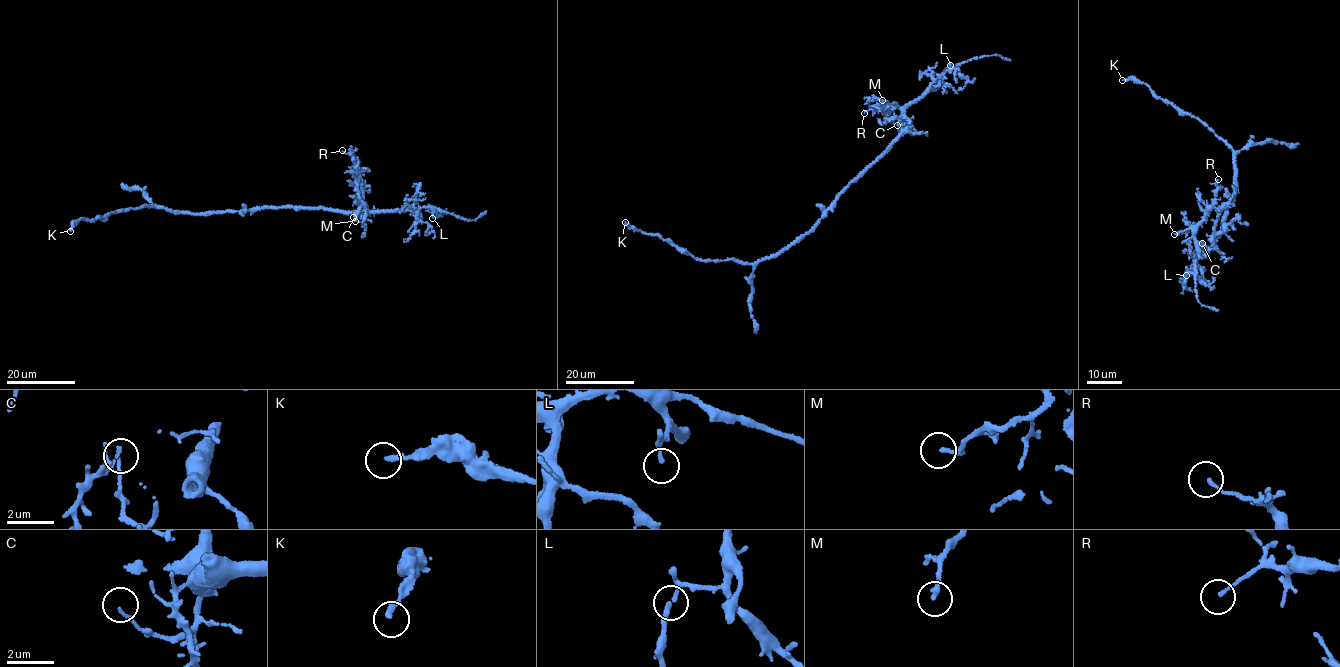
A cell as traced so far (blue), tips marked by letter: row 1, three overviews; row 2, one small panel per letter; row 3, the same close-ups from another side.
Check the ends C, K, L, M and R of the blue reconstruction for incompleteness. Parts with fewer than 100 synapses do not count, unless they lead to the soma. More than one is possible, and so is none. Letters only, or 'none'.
none

